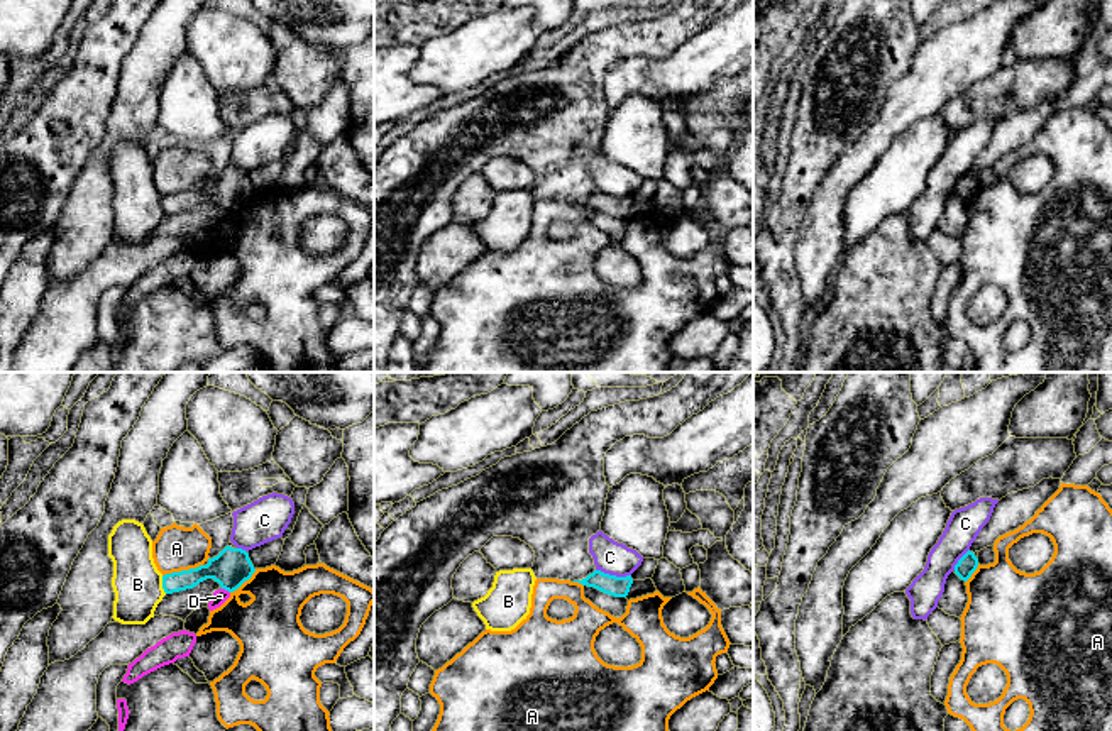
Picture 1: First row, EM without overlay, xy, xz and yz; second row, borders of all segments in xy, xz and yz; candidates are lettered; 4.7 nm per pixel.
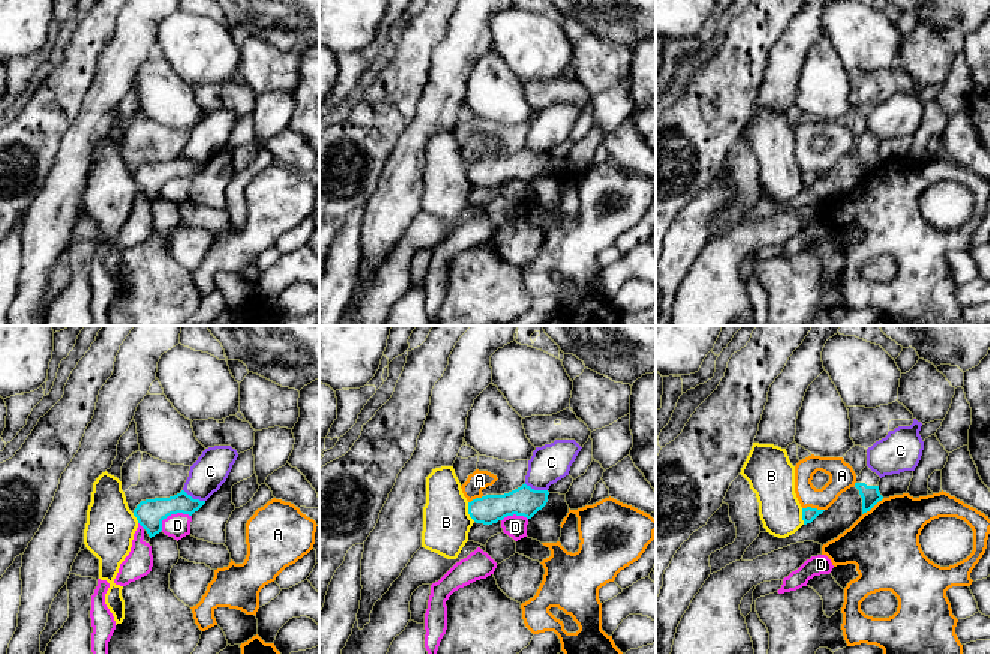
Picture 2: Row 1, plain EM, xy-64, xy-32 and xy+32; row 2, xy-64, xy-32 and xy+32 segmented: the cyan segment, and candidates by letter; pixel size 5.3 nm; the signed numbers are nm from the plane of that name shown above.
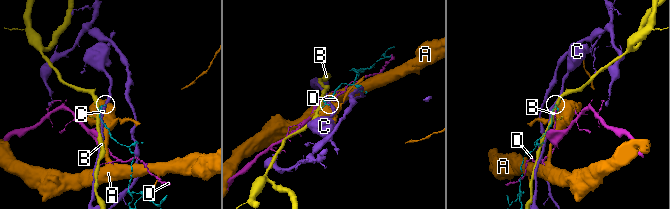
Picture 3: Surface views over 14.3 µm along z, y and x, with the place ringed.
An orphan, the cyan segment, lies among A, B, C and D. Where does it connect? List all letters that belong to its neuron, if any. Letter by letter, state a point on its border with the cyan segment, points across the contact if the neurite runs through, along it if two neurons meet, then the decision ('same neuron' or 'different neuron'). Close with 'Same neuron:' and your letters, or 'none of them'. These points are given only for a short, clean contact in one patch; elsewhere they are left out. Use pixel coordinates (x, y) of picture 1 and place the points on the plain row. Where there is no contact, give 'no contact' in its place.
A: meets cyan in xy at (181, 192); different neuron
B: meets cyan in xy at (163, 205); different neuron
C: meets cyan in xz at (613, 197); different neuron
D: meets cyan in xy at (225, 210); different neuron
Same neuron: none of them

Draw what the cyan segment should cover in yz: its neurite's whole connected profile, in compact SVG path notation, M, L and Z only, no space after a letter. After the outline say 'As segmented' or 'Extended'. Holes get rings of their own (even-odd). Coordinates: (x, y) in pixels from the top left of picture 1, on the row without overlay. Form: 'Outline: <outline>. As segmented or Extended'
Outline: M1043 100L1039 105L1029 110L1010 113L1002 118L988 140L982 149L970 171L955 186L955 195L961 201L968 201L978 188L977 173L994 168L995 161L1009 152L1017 151L1029 142L1038 130L1060 110L1061 100Z. Extended

